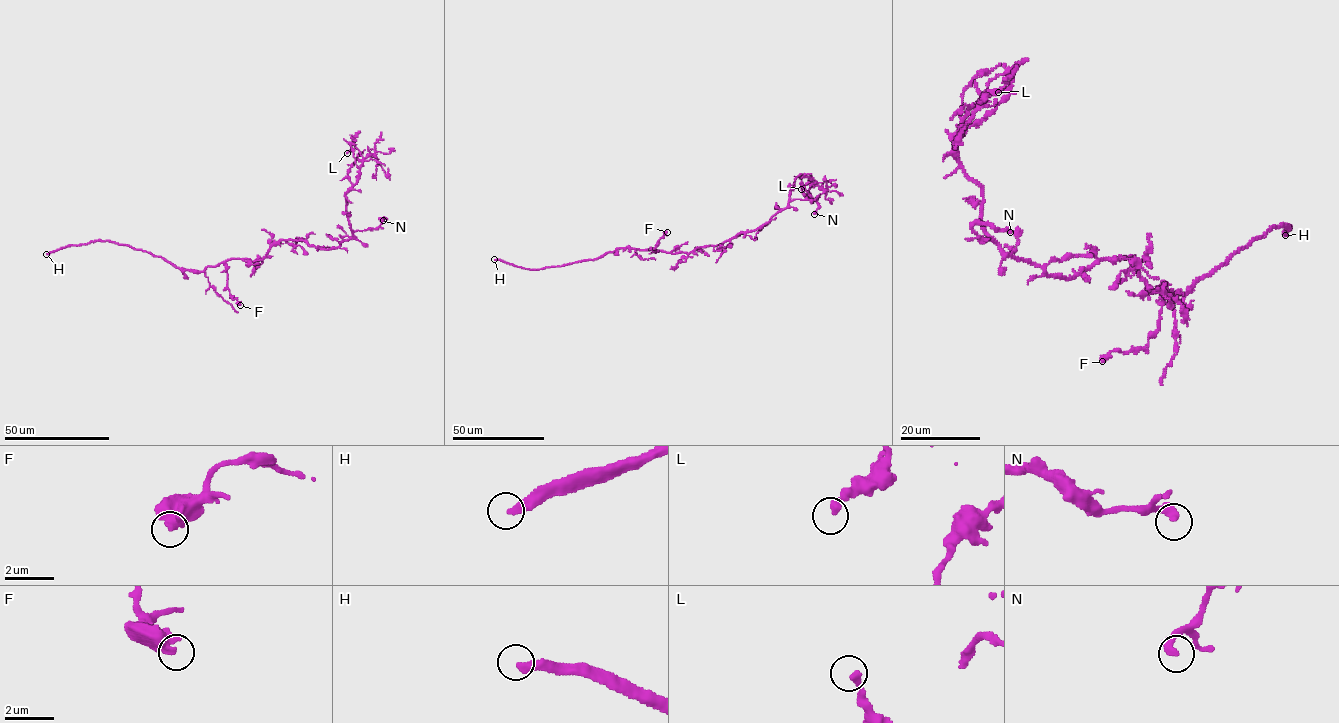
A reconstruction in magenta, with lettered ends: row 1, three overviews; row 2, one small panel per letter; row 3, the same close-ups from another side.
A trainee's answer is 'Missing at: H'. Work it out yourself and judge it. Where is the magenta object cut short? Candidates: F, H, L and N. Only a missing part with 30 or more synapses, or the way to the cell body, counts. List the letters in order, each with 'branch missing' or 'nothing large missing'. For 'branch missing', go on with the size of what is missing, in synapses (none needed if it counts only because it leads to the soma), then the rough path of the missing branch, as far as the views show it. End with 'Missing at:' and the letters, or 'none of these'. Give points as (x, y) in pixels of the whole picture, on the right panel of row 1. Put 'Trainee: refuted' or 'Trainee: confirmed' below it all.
F: nothing large missing
H: branch missing; 1000 synapses; course (1285, 235), (1278, 264), (1296, 263), (1231, 293), (1231, 315)
L: nothing large missing
N: nothing large missing
Missing at: H
Trainee: confirmed

